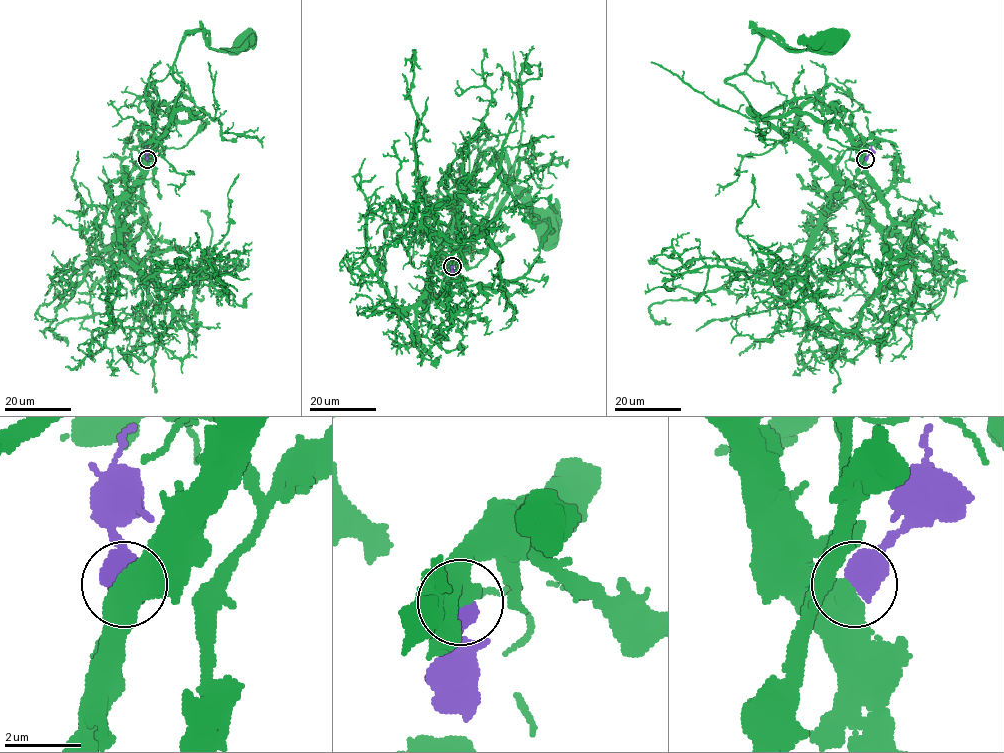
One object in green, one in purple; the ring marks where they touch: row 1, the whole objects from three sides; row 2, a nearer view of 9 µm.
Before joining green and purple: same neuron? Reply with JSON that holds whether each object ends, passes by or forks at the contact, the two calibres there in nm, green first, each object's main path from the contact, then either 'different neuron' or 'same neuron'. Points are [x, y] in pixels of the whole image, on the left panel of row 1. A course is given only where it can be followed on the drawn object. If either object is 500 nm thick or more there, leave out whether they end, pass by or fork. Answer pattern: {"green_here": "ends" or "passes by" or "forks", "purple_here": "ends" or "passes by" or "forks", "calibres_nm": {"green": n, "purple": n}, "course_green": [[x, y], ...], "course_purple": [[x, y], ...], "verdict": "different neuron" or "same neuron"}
{"calibres_nm": {"green": 650, "purple": 750}, "course_green": [[147, 160], [172, 122], [203, 116], [174, 108], [184, 36], [245, 45]], "course_purple": [[147, 159], [148, 146]], "verdict": "different neuron"}

